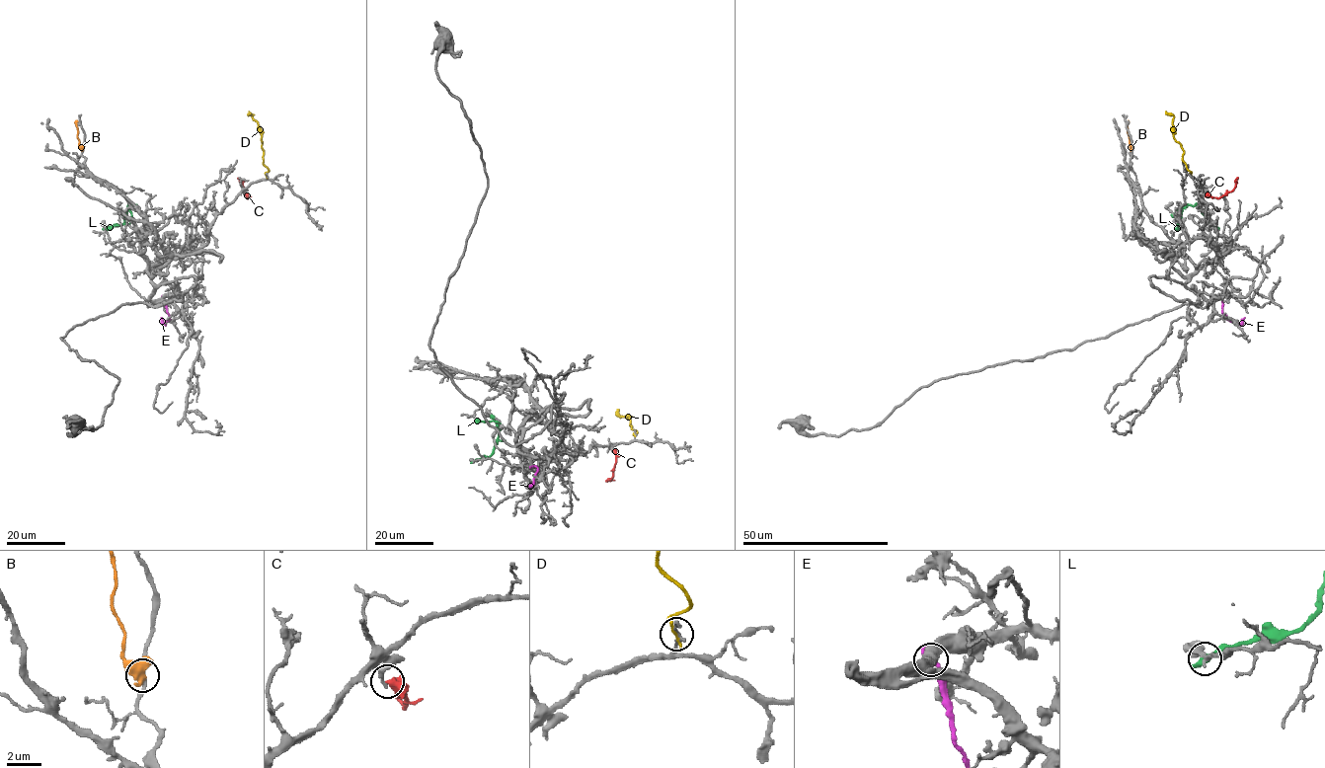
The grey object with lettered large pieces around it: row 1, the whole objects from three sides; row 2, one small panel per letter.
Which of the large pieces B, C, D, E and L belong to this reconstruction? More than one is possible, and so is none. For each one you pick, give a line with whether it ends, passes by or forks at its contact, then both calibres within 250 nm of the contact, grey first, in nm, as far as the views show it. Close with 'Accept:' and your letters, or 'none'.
Accept: none

